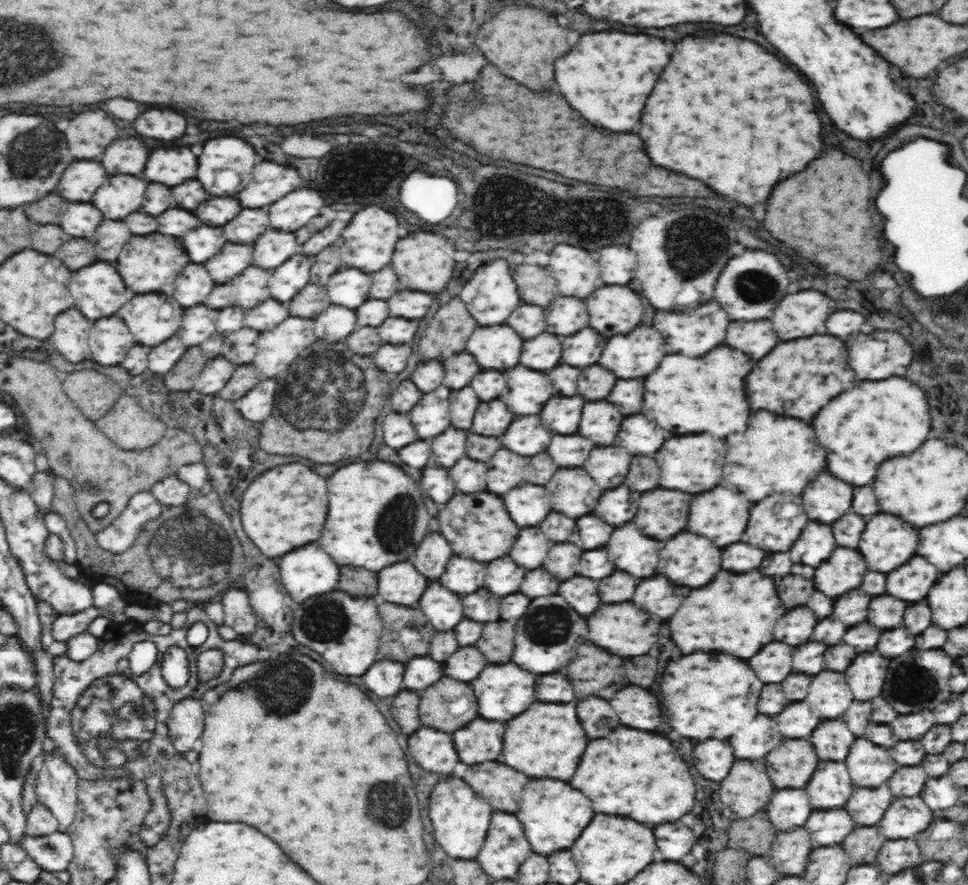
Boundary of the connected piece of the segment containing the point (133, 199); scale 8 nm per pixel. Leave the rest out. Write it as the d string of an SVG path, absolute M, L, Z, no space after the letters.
M112 176L110 182L98 188L92 202L104 212L104 218L122 220L124 216L140 210L146 184L146 180L140 180L136 176Z

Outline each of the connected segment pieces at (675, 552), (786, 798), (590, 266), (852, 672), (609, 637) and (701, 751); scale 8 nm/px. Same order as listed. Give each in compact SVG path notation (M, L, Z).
M684 532L684 534L678 534L672 540L668 540L664 544L664 548L660 550L658 572L676 584L700 588L700 586L706 586L708 582L712 582L712 578L720 572L720 556L722 556L722 550L714 548L714 544L708 538Z
M778 790L772 794L772 800L766 806L770 822L778 830L790 830L796 826L804 826L808 816L812 814L812 806L804 790Z
M558 244L550 254L550 272L564 296L586 298L596 290L598 264L590 252L578 246Z
M878 650L864 652L858 658L854 658L850 668L844 672L846 682L854 692L854 700L868 702L880 696L886 672L888 672L888 658L884 658Z
M630 602L622 604L602 604L592 618L588 618L588 628L590 628L590 640L596 642L600 648L606 648L610 654L618 656L642 656L646 654L658 640L658 626L648 612L642 608L636 608Z
M706 740L700 742L694 748L694 766L696 770L708 778L708 780L716 780L720 782L722 778L726 778L726 774L730 772L732 764L734 764L734 752L732 746L724 740Z

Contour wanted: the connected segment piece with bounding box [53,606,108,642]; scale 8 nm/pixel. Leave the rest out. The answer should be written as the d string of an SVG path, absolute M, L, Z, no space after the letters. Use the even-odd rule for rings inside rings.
M94 606L74 614L60 615L54 622L53 637L58 642L68 642L76 634L87 632L89 625L100 615L107 617L108 612Z

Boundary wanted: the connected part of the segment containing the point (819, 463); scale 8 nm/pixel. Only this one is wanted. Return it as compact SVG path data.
M754 412L748 430L744 434L730 434L726 446L724 482L752 500L764 500L774 492L798 496L826 468L826 450L816 442L814 430L798 418Z

